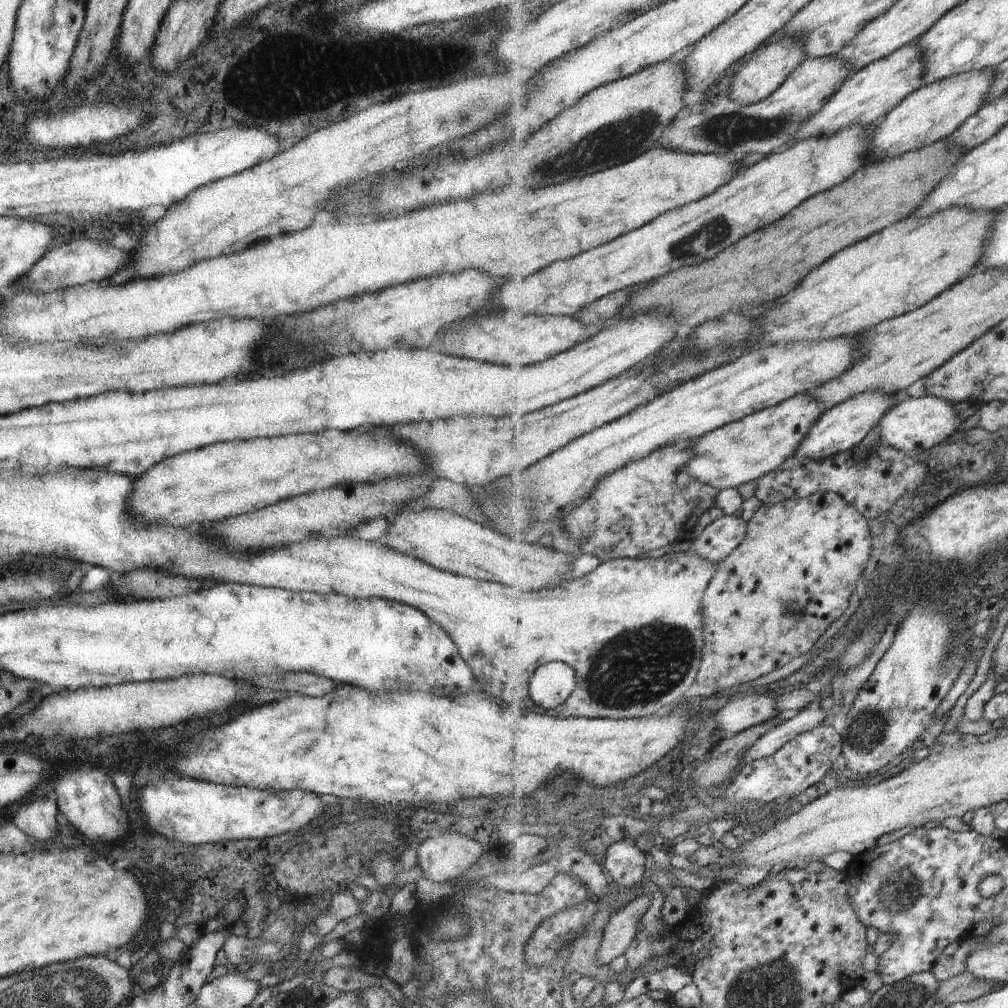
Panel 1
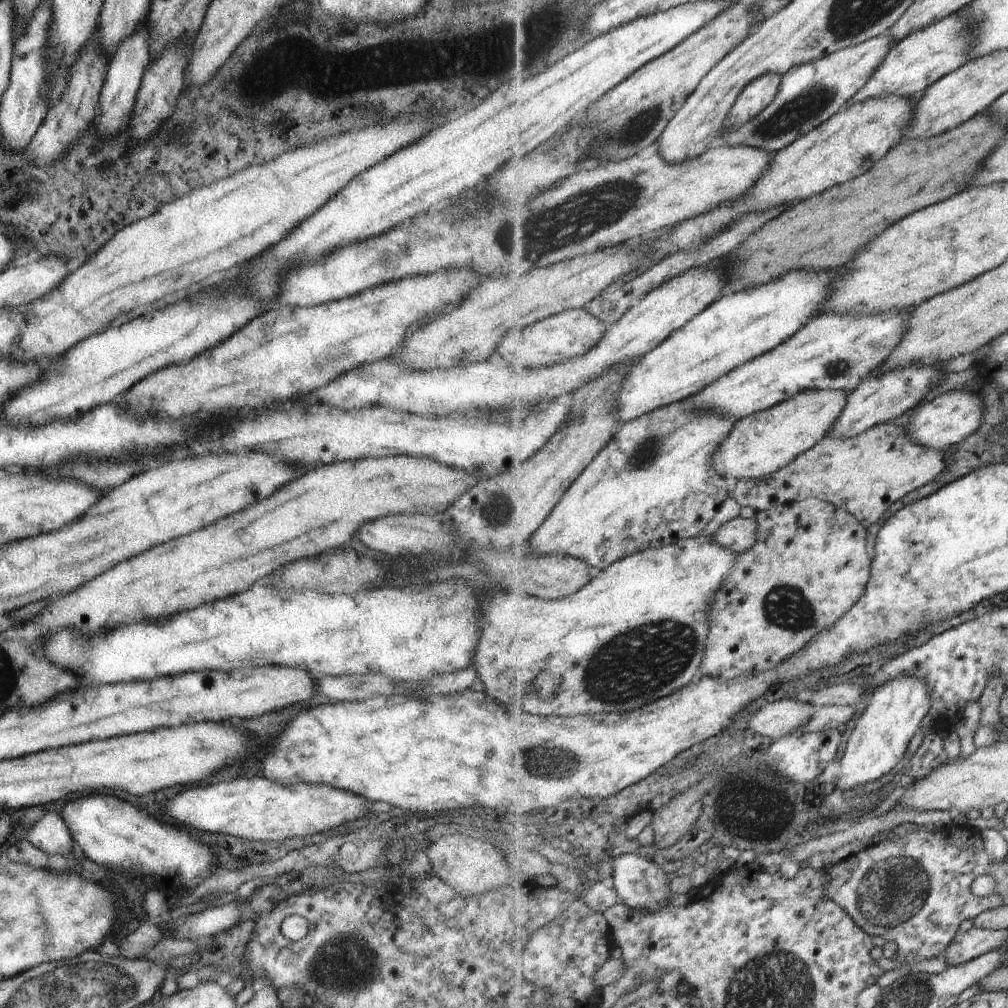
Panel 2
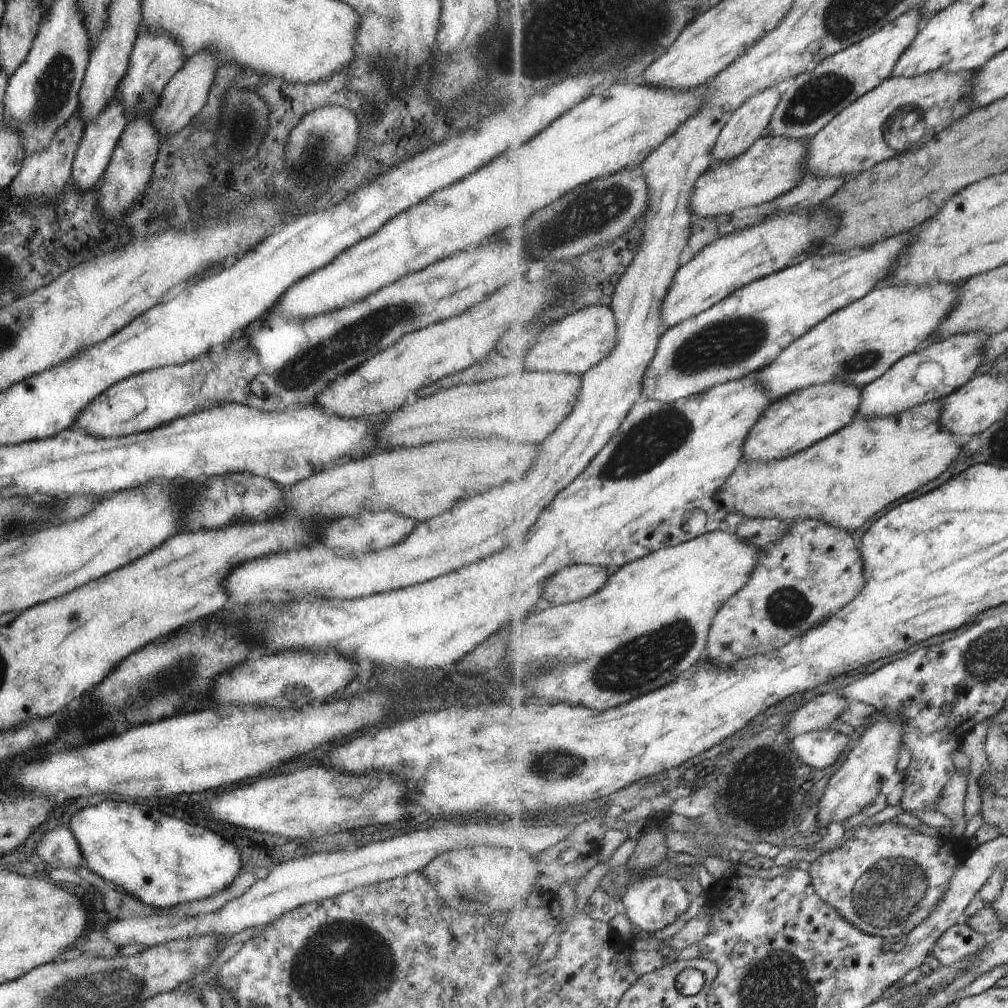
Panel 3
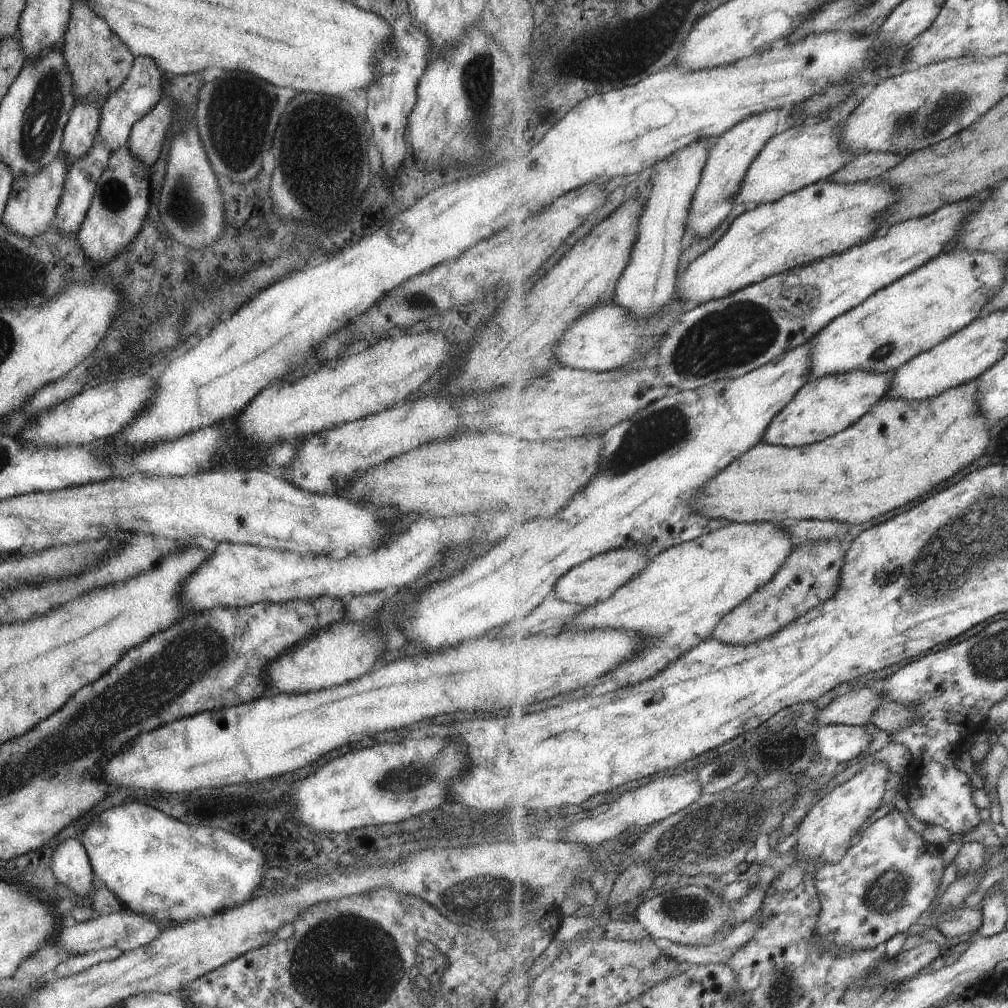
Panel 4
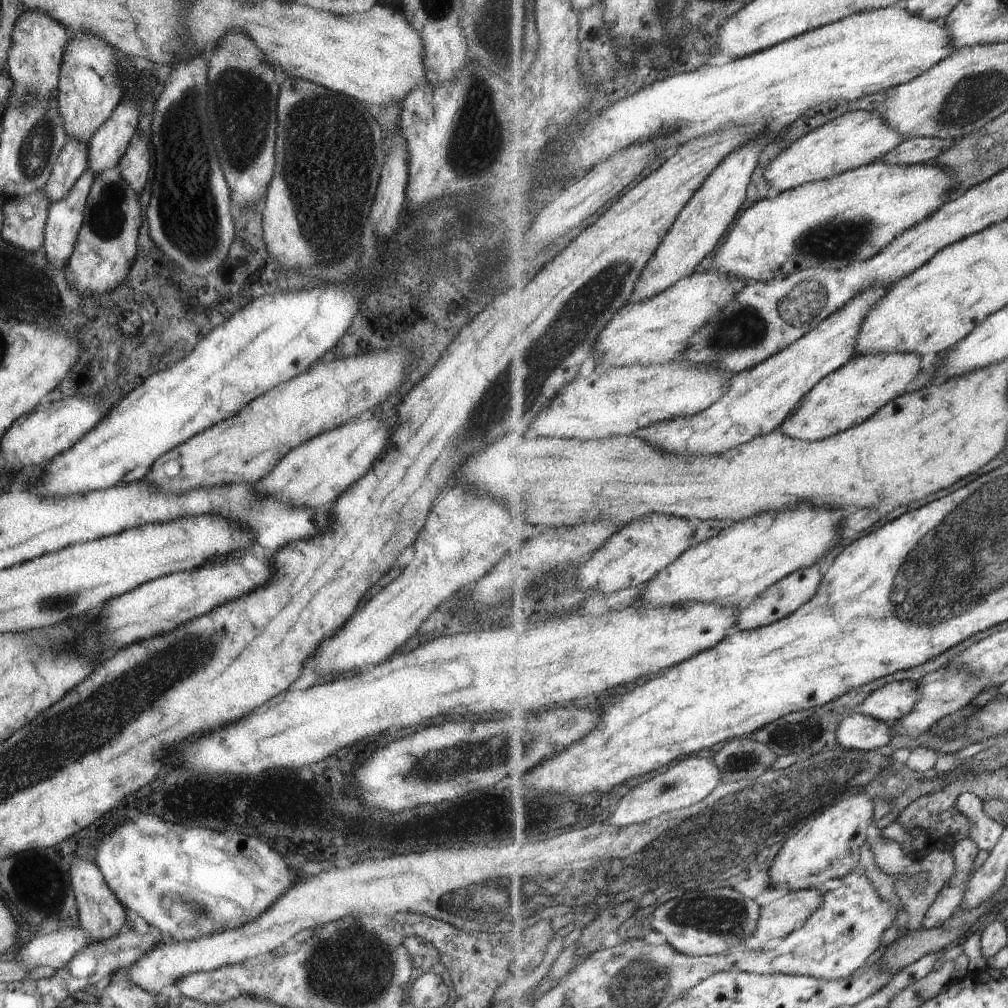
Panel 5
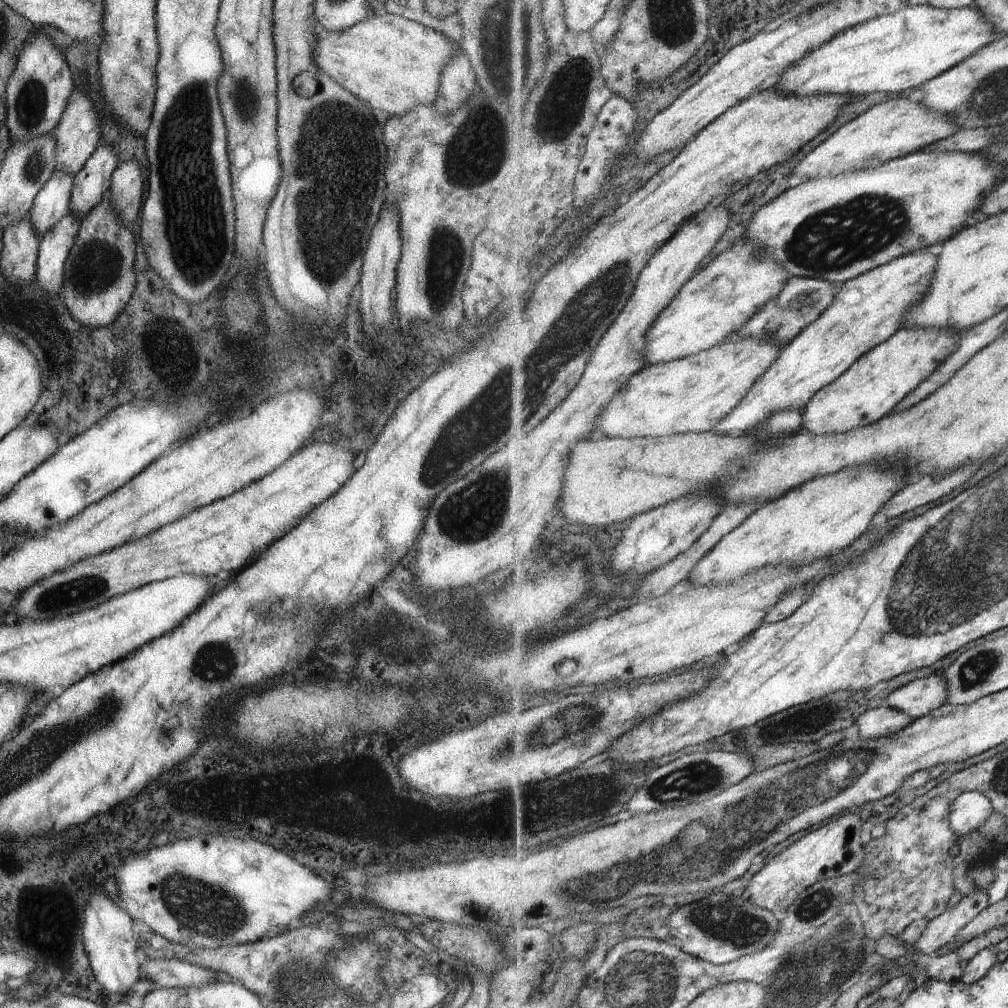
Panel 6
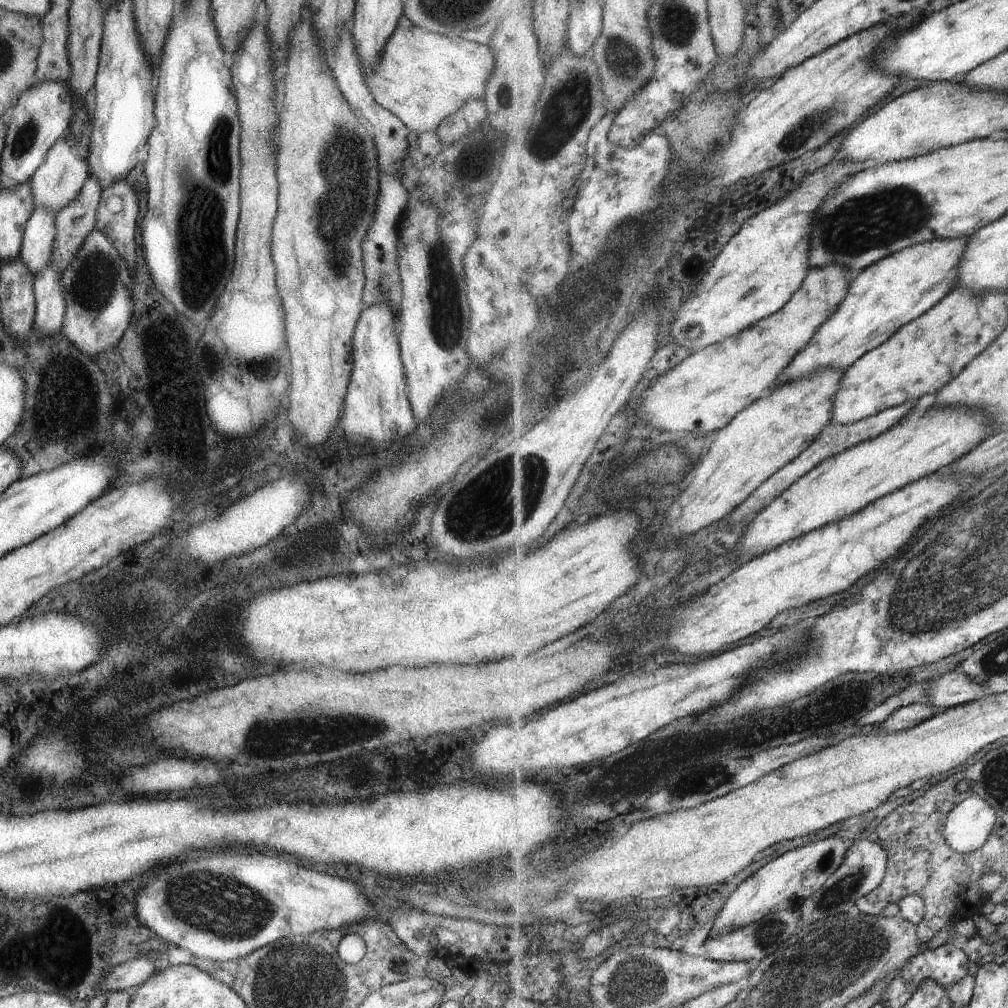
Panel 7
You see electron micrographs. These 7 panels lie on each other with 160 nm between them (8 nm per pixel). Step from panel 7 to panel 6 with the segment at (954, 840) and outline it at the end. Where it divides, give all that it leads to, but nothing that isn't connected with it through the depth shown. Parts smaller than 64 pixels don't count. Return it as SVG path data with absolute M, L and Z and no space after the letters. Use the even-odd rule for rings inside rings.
M967 791L956 801L952 807L951 824L959 836L971 830L977 831L991 818L993 803L979 791Z

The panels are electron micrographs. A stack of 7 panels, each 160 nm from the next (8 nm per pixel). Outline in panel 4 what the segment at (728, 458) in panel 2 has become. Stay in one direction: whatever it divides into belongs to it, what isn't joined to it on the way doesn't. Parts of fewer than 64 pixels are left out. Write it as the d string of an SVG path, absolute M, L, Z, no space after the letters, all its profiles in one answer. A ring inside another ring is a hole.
M857 369L809 381L768 426L763 441L774 445L812 445L847 430L875 408L892 390L895 371L880 373Z

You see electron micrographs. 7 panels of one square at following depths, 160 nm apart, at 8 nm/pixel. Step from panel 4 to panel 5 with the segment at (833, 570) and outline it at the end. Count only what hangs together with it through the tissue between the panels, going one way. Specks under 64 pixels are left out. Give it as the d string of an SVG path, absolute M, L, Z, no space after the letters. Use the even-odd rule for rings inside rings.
M819 564L812 567L801 569L786 576L782 581L771 586L765 593L755 599L746 609L741 611L735 630L750 631L757 630L781 619L790 617L795 611L798 611L803 605L806 605L818 593L822 584L824 575L821 574Z

